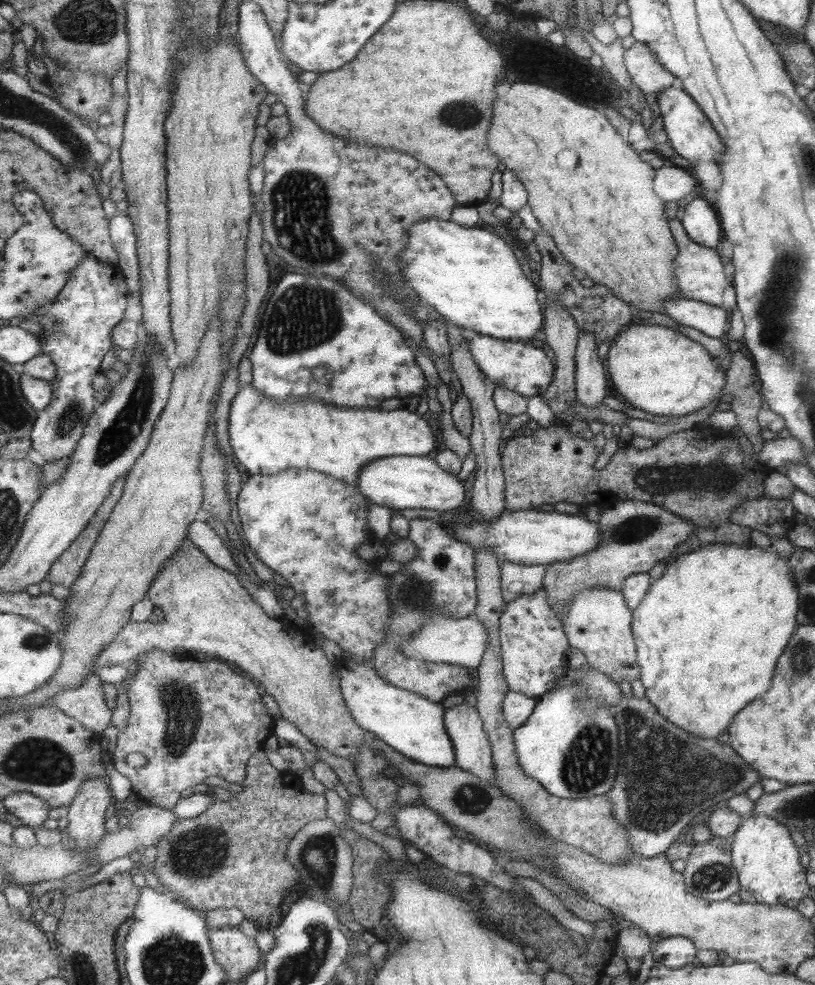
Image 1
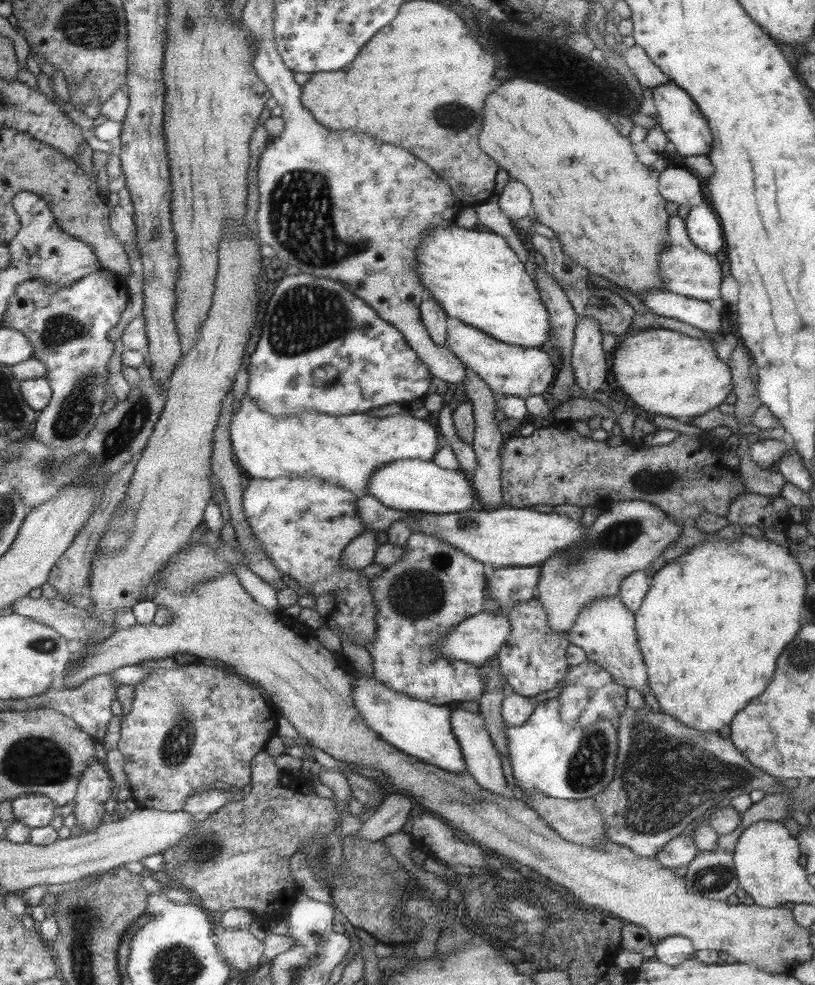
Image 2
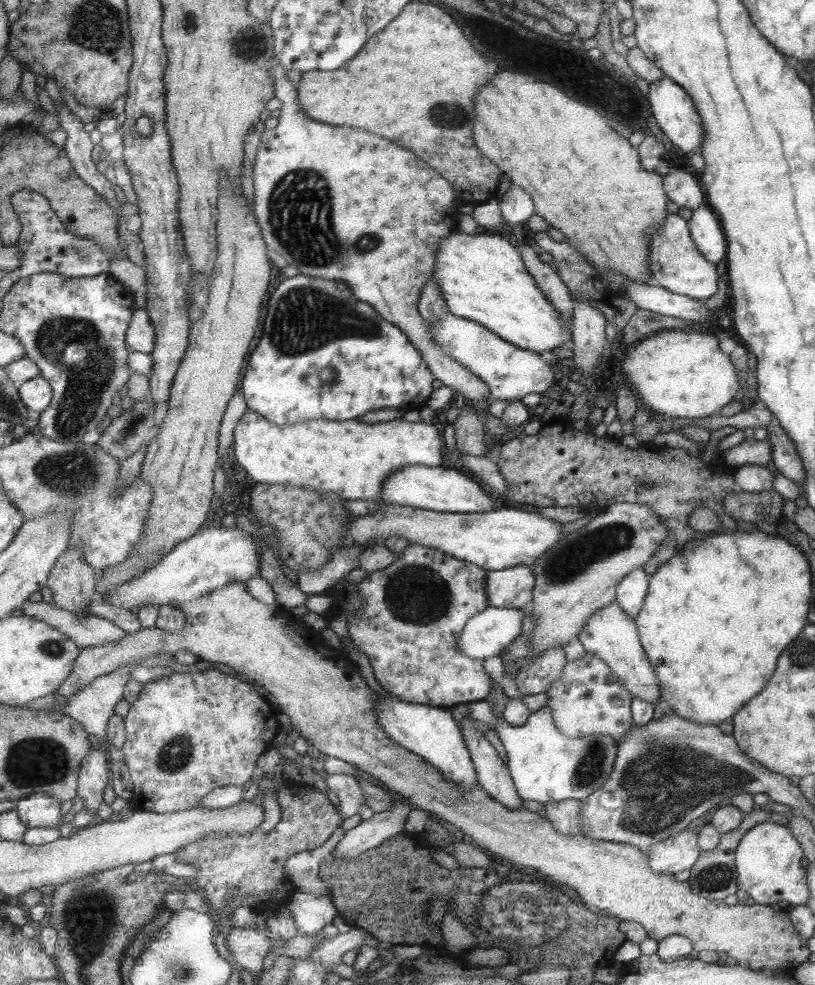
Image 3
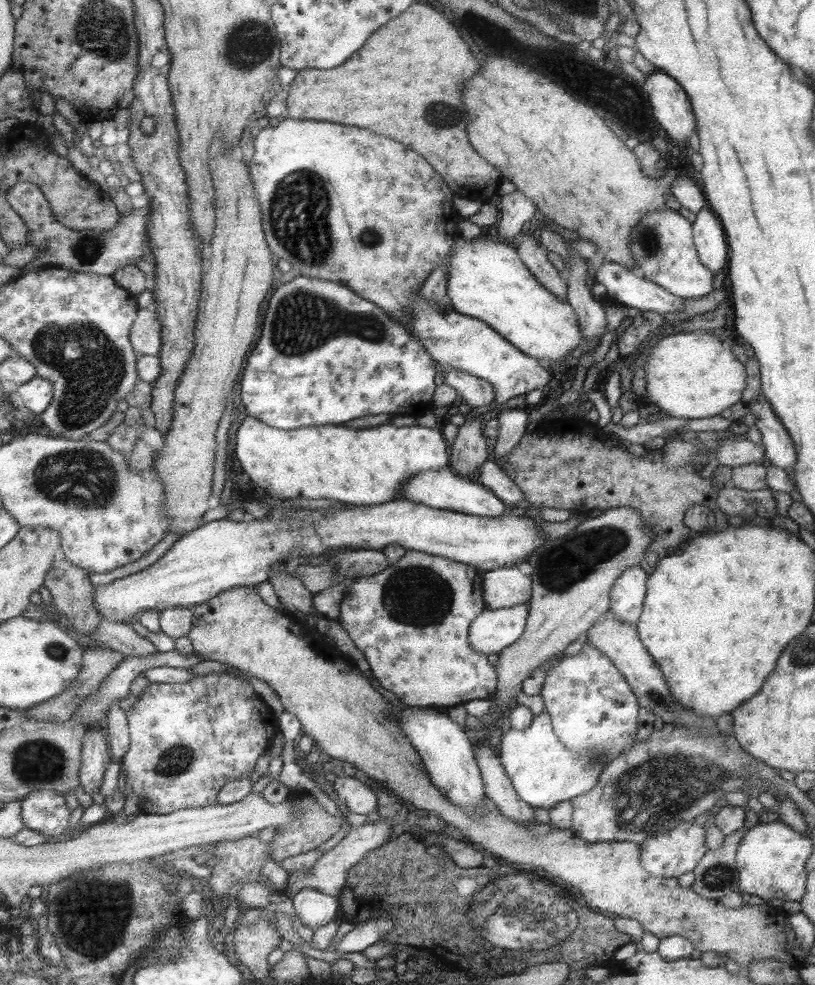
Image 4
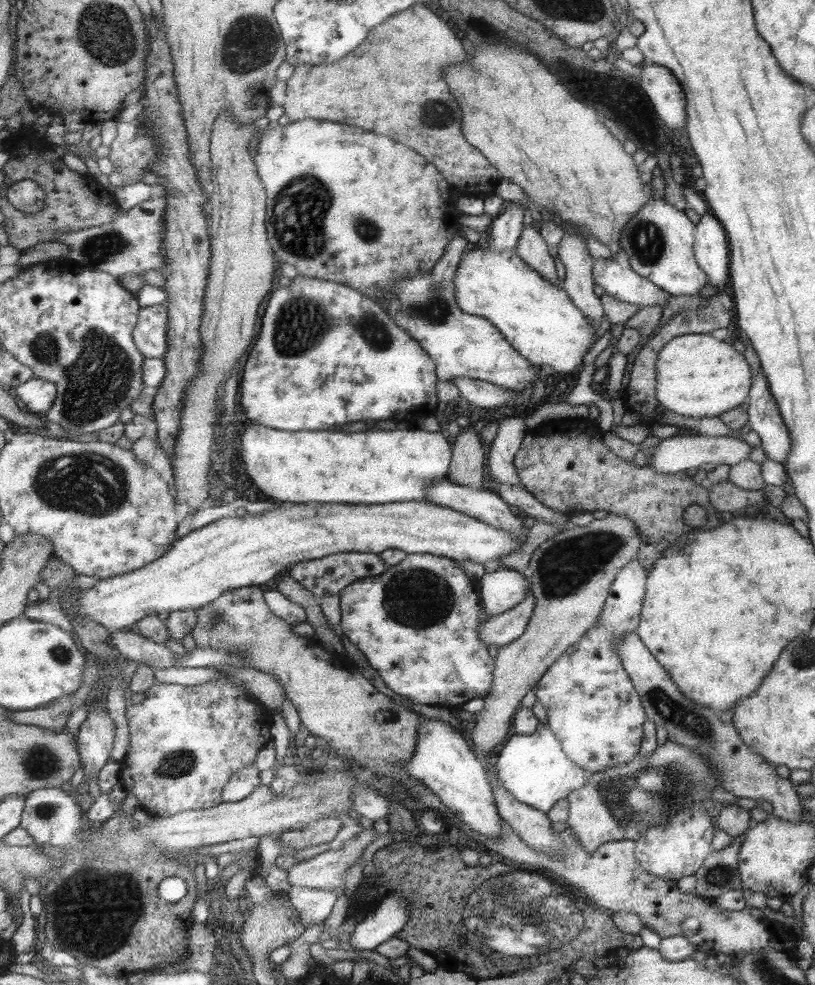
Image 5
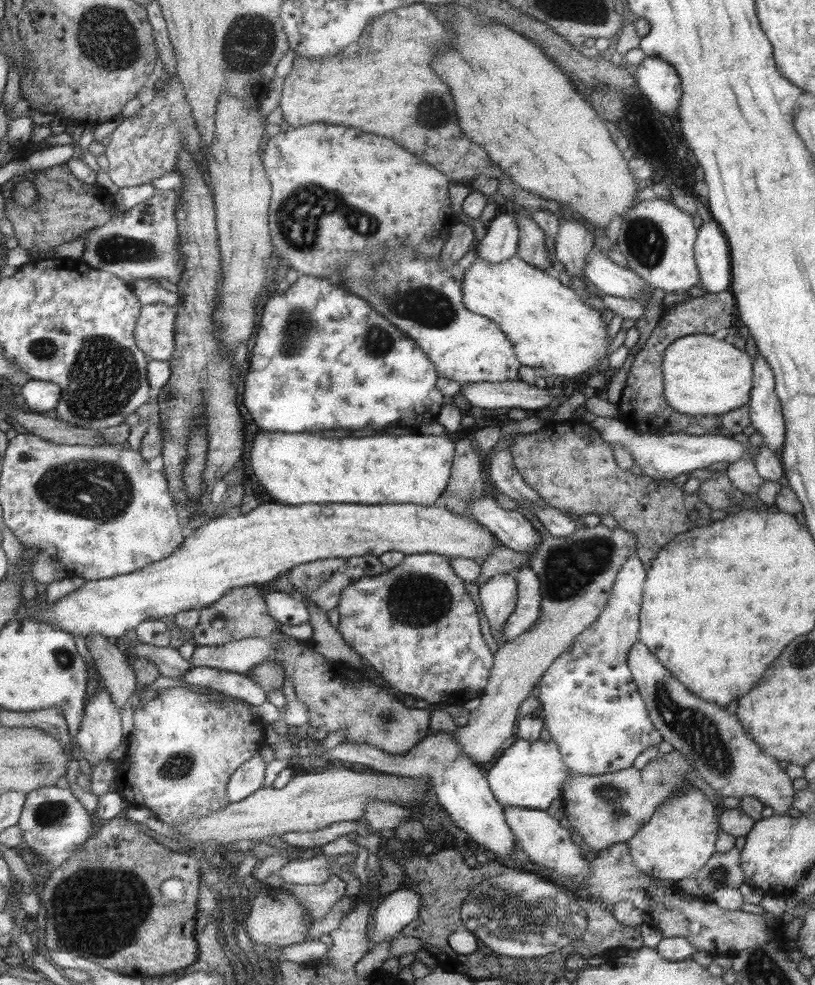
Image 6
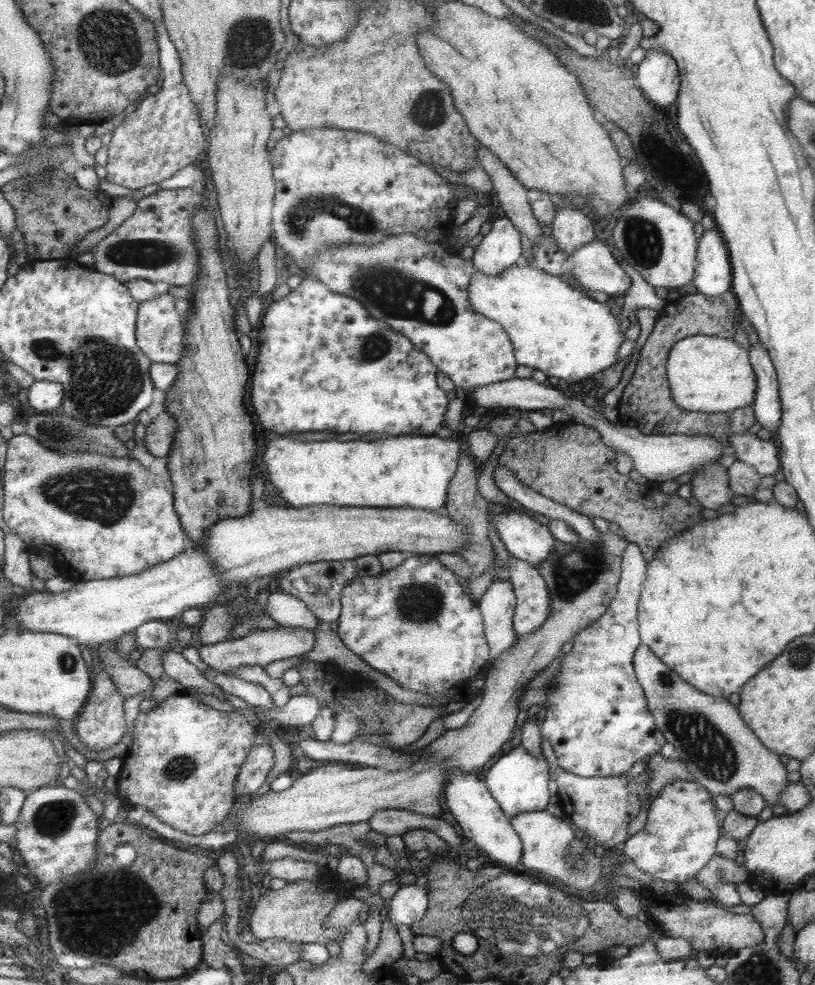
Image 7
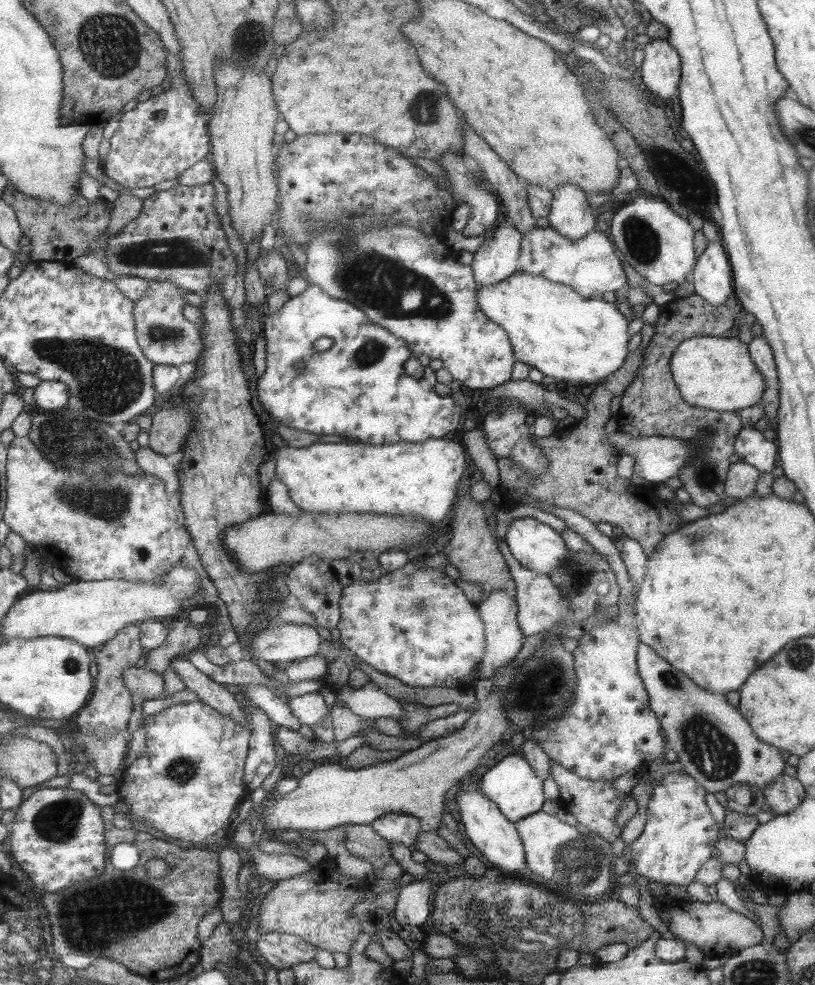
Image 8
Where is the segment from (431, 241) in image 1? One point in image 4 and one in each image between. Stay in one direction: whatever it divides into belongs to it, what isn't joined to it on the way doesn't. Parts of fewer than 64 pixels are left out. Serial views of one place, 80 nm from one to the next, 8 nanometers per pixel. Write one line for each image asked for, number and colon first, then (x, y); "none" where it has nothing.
2: (474, 275)
3: (481, 276)
4: (487, 280)

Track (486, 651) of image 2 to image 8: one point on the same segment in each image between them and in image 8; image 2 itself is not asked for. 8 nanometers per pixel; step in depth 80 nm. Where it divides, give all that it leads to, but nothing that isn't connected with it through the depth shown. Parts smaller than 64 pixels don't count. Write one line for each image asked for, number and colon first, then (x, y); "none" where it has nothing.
3: (487, 634)
4: (494, 629)
5: (498, 630)
6: (528, 603)
7: (532, 607)
8: (539, 604)

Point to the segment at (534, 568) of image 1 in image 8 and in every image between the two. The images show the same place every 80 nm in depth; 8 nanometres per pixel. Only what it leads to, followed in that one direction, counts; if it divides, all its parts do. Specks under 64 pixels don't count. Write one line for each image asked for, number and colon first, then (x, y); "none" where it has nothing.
2: (509, 586)
3: (512, 587)
4: (505, 587)
5: (501, 589)
6: (498, 595)
7: (497, 603)
8: (498, 610)

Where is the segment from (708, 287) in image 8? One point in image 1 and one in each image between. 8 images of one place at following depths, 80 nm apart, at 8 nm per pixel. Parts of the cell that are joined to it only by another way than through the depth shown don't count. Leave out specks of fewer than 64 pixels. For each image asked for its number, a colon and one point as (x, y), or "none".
1: (698, 220)
2: (703, 227)
3: (704, 228)
4: (708, 235)
5: (710, 245)
6: (711, 255)
7: (713, 277)

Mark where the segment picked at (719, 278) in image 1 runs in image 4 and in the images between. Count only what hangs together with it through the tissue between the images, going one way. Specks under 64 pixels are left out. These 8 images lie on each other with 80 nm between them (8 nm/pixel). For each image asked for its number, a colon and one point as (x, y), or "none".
2: (685, 270)
3: (675, 264)
4: (661, 247)

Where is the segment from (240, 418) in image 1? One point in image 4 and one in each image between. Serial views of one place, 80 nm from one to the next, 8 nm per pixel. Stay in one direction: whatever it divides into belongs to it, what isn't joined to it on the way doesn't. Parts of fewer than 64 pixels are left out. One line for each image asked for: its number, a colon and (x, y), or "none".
2: (347, 449)
3: (350, 458)
4: (369, 466)

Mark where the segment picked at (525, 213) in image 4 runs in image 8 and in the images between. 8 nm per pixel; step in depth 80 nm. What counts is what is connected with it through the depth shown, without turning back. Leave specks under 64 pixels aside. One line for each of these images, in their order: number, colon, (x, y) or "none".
5: (505, 229)
6: (500, 242)
7: (500, 247)
8: (496, 258)

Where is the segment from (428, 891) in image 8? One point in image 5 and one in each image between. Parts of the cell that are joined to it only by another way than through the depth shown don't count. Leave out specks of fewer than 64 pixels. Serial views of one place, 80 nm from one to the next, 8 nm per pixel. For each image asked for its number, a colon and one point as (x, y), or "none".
5: (387, 919)
6: (400, 908)
7: (409, 904)

